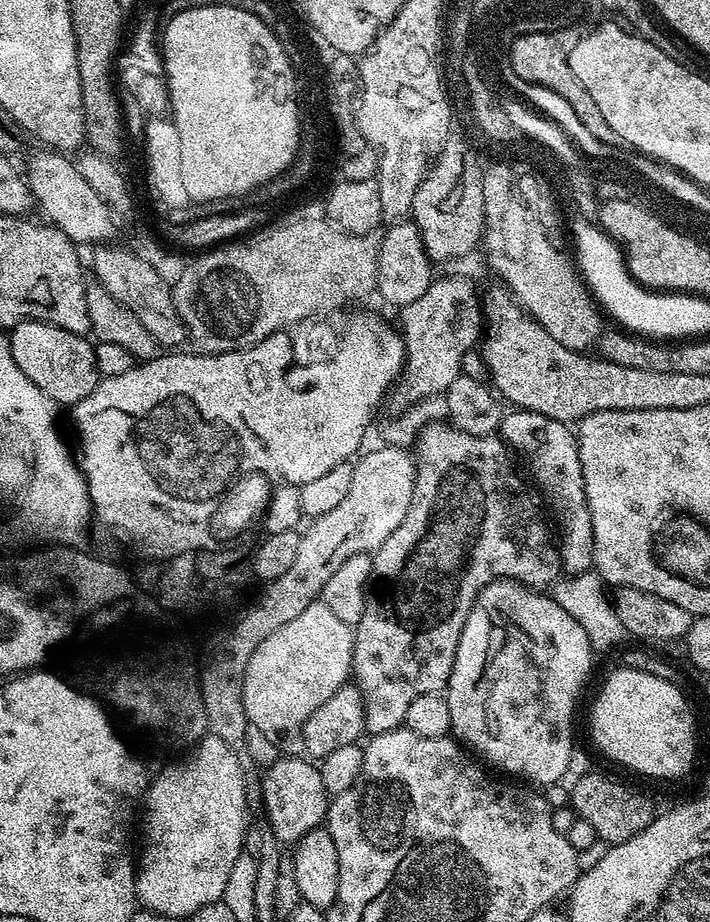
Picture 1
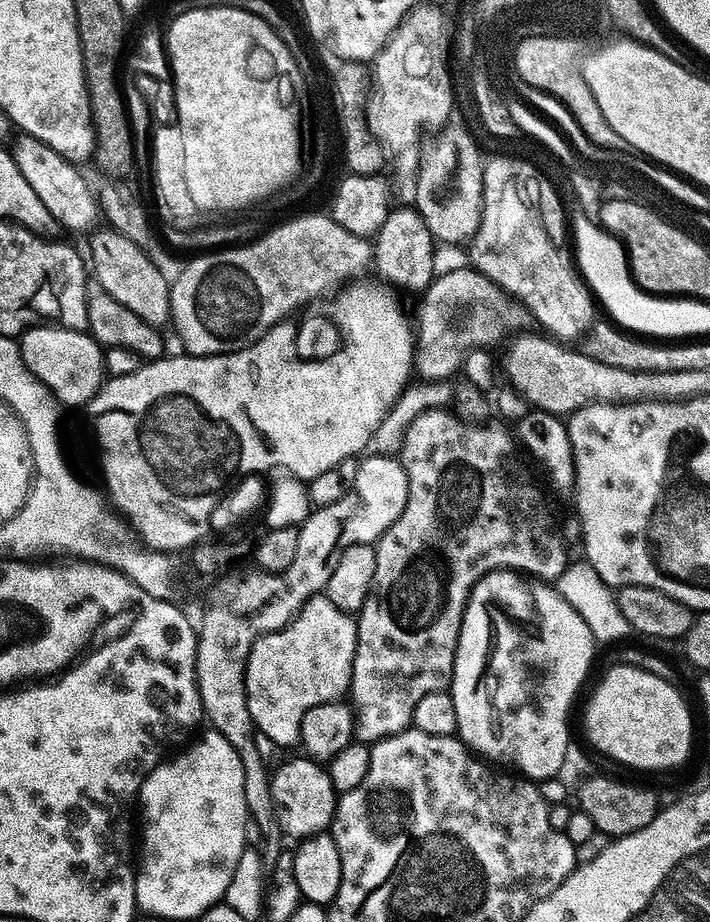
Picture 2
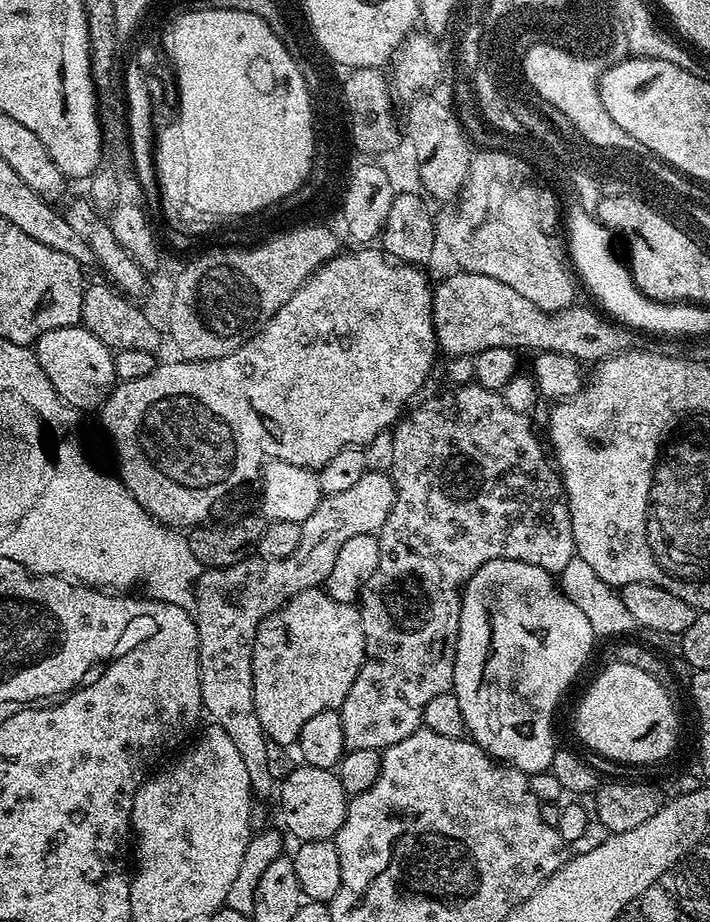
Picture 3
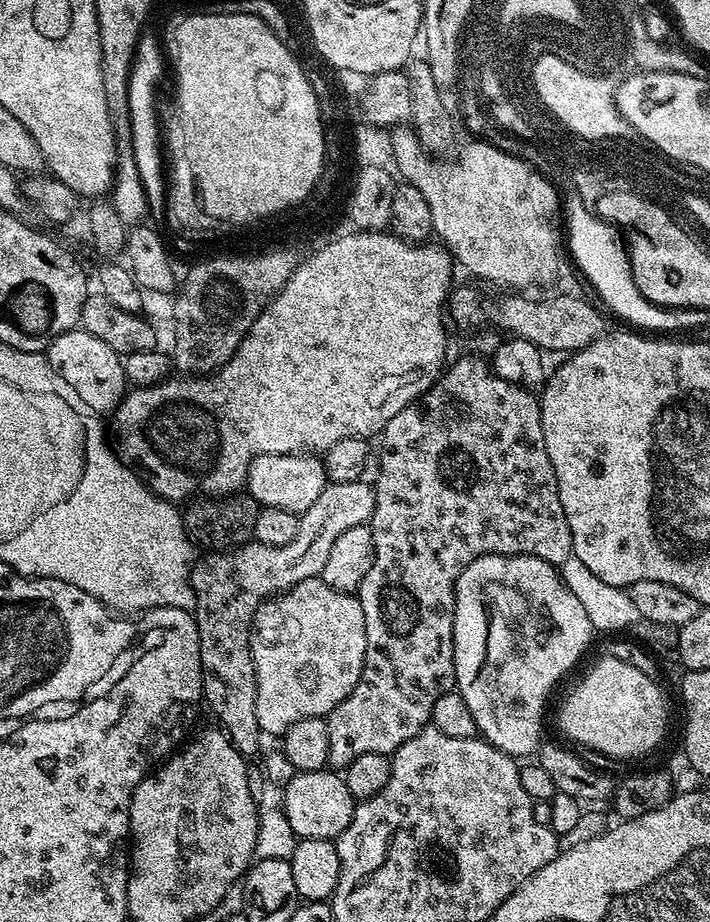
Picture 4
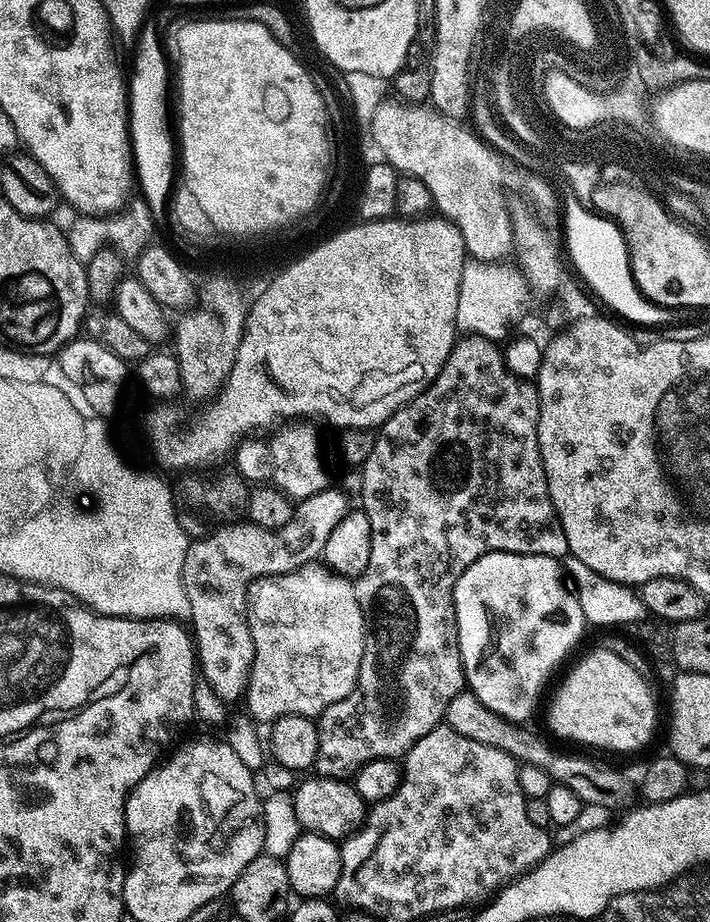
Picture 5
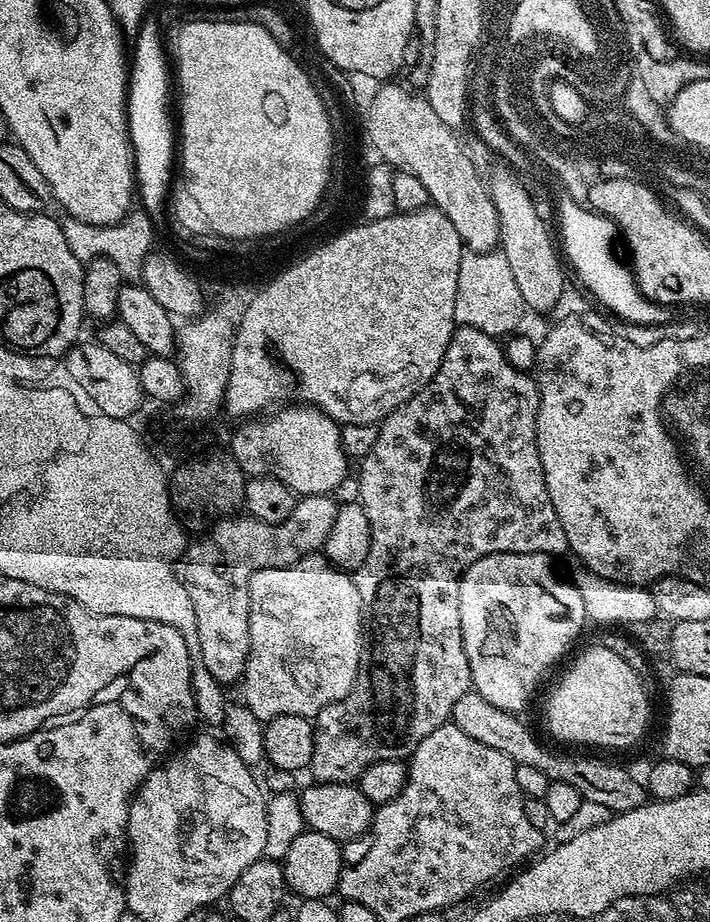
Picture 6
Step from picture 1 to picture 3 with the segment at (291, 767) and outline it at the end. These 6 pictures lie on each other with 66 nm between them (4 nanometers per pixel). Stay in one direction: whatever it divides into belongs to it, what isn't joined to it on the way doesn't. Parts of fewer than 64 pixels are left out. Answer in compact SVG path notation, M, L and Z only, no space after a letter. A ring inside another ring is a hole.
M309 764L299 767L279 781L280 816L289 834L297 836L297 841L332 840L346 818L350 797L342 790L342 782L333 769L315 768Z

